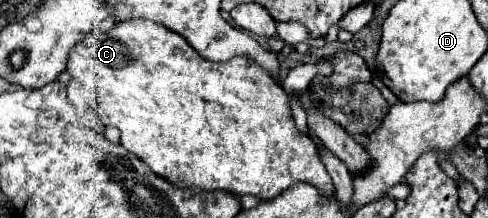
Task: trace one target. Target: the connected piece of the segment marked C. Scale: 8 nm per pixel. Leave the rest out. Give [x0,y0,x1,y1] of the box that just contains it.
[67,18,336,202]

